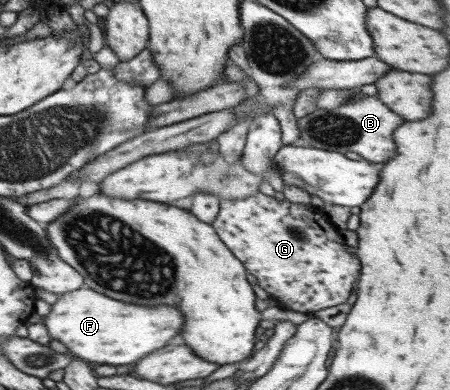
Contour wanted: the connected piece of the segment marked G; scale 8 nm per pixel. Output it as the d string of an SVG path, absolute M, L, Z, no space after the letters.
M258 192L255 196L220 201L220 209L212 225L227 248L253 274L259 286L273 297L279 306L311 316L323 308L346 302L351 296L353 283L360 274L361 263L347 251L338 226L323 211L311 205L277 201L275 197Z

